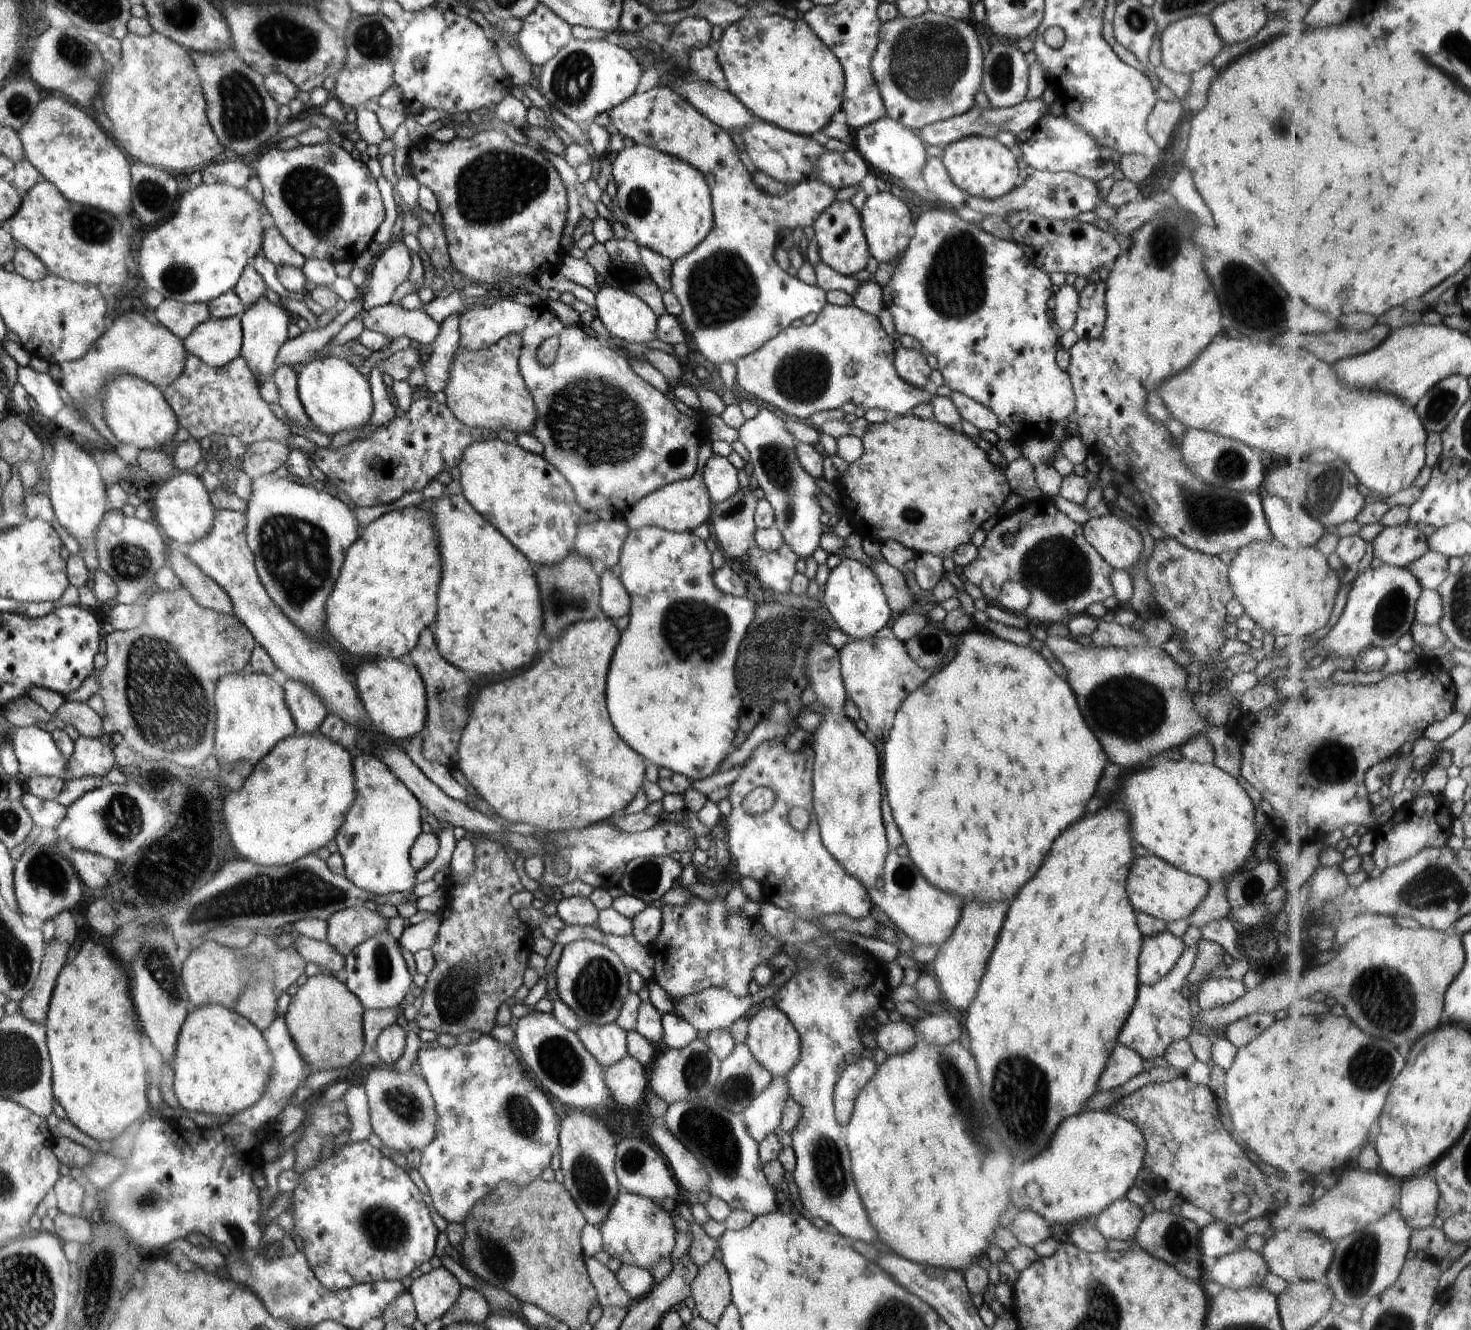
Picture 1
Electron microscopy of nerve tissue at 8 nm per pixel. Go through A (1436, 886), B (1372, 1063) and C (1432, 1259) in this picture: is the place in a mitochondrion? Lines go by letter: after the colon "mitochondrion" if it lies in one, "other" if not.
A: mitochondrion
B: mitochondrion
C: other

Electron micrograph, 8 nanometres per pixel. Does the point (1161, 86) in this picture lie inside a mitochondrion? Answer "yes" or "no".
no

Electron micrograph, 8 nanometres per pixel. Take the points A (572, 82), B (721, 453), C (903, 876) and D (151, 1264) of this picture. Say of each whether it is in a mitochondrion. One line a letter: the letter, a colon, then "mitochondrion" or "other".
A: mitochondrion
B: other
C: mitochondrion
D: other

